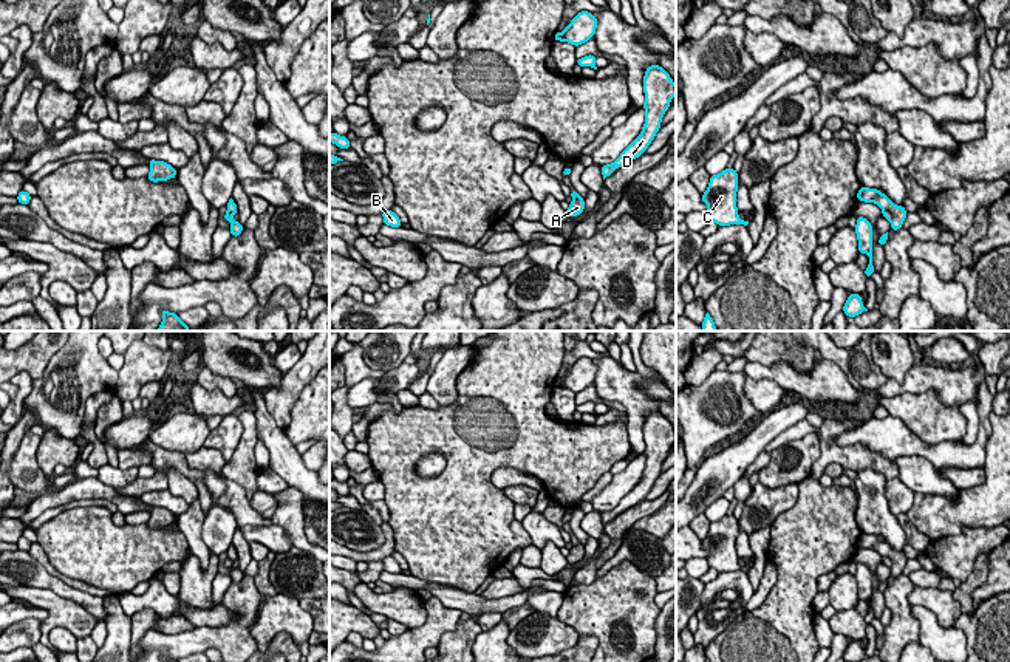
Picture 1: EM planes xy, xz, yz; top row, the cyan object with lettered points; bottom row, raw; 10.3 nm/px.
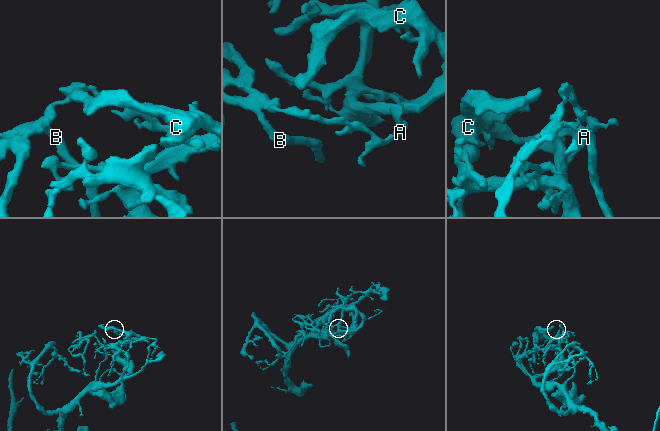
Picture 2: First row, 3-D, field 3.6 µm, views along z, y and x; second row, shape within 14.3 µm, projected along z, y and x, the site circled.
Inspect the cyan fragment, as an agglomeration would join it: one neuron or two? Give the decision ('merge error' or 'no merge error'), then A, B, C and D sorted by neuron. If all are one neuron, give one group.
merge error; groups A / B C D

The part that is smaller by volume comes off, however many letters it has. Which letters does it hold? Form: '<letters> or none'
A

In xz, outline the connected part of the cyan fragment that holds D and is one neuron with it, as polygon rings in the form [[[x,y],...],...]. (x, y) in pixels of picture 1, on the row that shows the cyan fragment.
[[[650,65],[645,70],[642,84],[645,93],[643,108],[647,111],[642,131],[612,164],[600,166],[603,179],[616,169],[639,158],[648,148],[660,130],[662,118],[676,94],[676,84],[660,65]]]

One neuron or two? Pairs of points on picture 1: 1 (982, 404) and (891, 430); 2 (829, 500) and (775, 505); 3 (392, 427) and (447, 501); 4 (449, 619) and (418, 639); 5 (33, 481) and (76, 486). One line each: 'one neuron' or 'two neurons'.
1: one neuron
2: two neurons
3: one neuron
4: one neuron
5: two neurons

